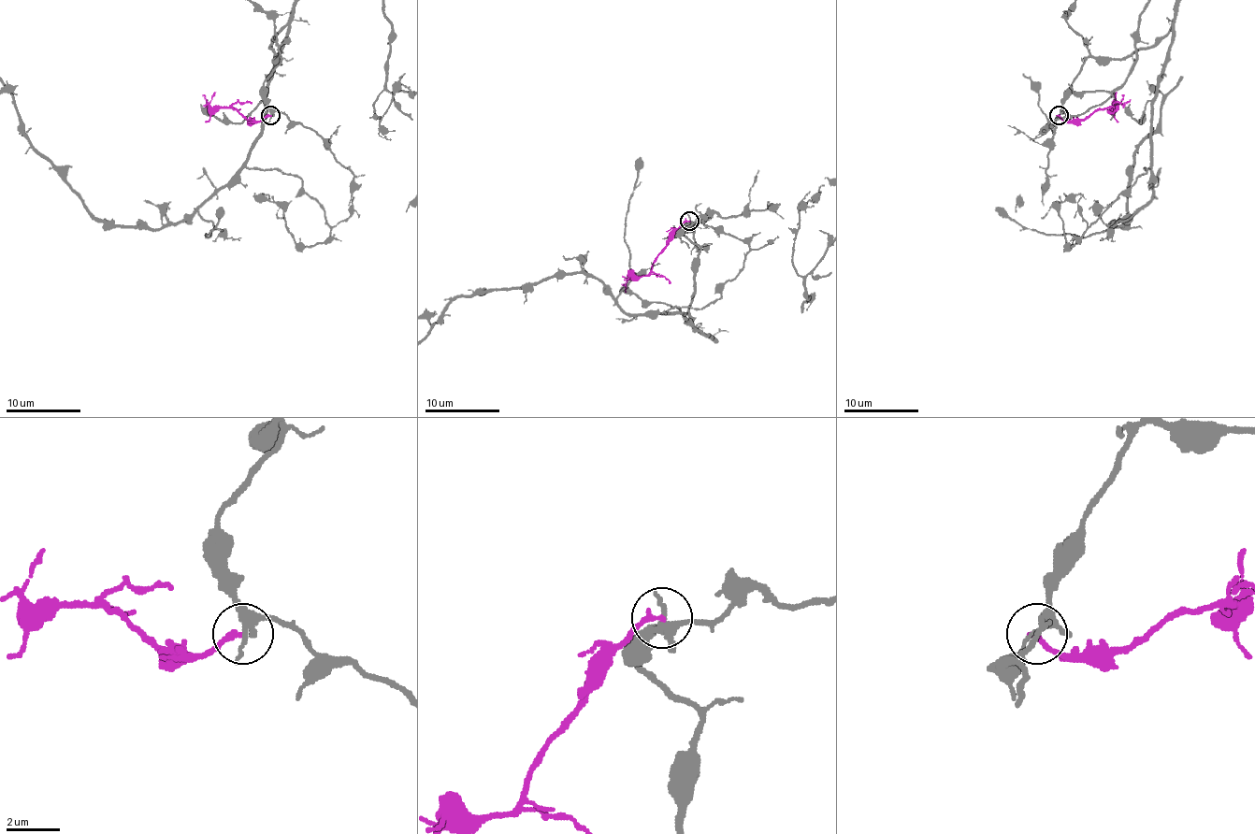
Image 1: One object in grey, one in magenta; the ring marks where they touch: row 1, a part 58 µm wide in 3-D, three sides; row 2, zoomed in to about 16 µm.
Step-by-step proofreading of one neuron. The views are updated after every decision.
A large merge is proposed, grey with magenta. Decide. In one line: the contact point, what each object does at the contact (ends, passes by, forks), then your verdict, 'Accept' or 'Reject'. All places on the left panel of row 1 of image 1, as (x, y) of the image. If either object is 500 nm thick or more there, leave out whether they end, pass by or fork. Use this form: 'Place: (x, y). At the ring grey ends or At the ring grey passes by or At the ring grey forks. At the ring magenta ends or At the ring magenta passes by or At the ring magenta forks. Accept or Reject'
Place: (270, 115). At the ring grey forks. At the ring magenta ends. Reject

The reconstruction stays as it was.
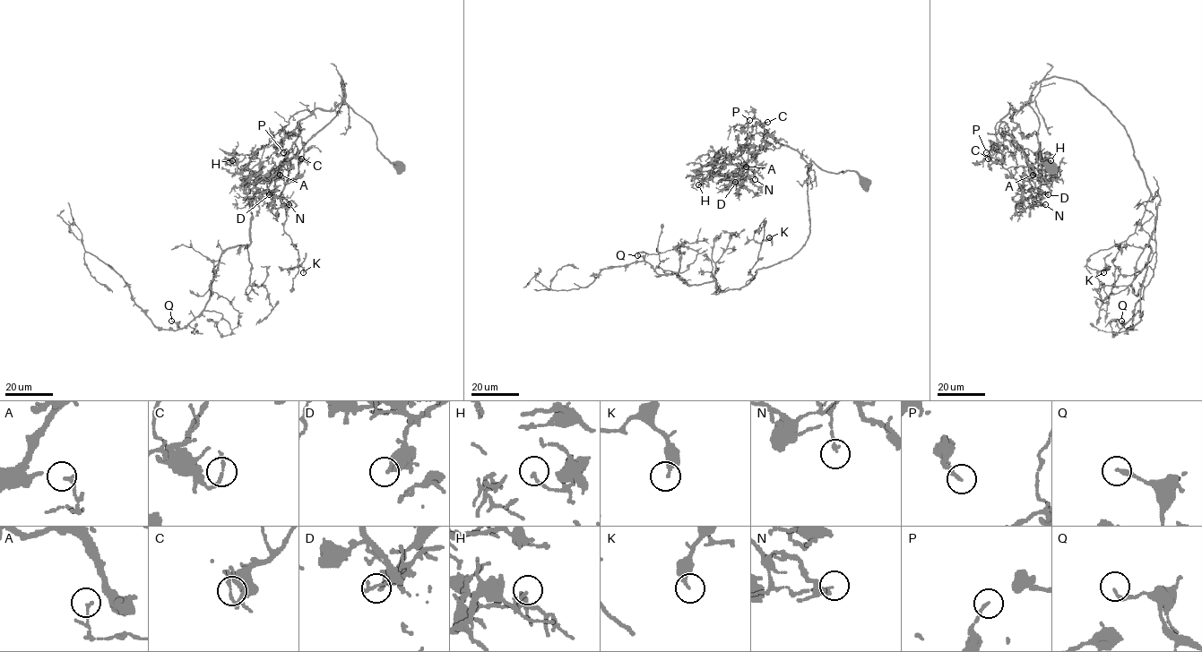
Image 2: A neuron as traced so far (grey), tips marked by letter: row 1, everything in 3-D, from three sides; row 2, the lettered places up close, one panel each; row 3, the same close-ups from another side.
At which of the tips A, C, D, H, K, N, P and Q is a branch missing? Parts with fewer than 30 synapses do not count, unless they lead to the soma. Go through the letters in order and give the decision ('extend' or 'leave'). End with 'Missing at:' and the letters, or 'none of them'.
A: leave
C: leave
D: leave
H: leave
K: leave
N: leave
P: leave
Q: leave
Missing at: none of them

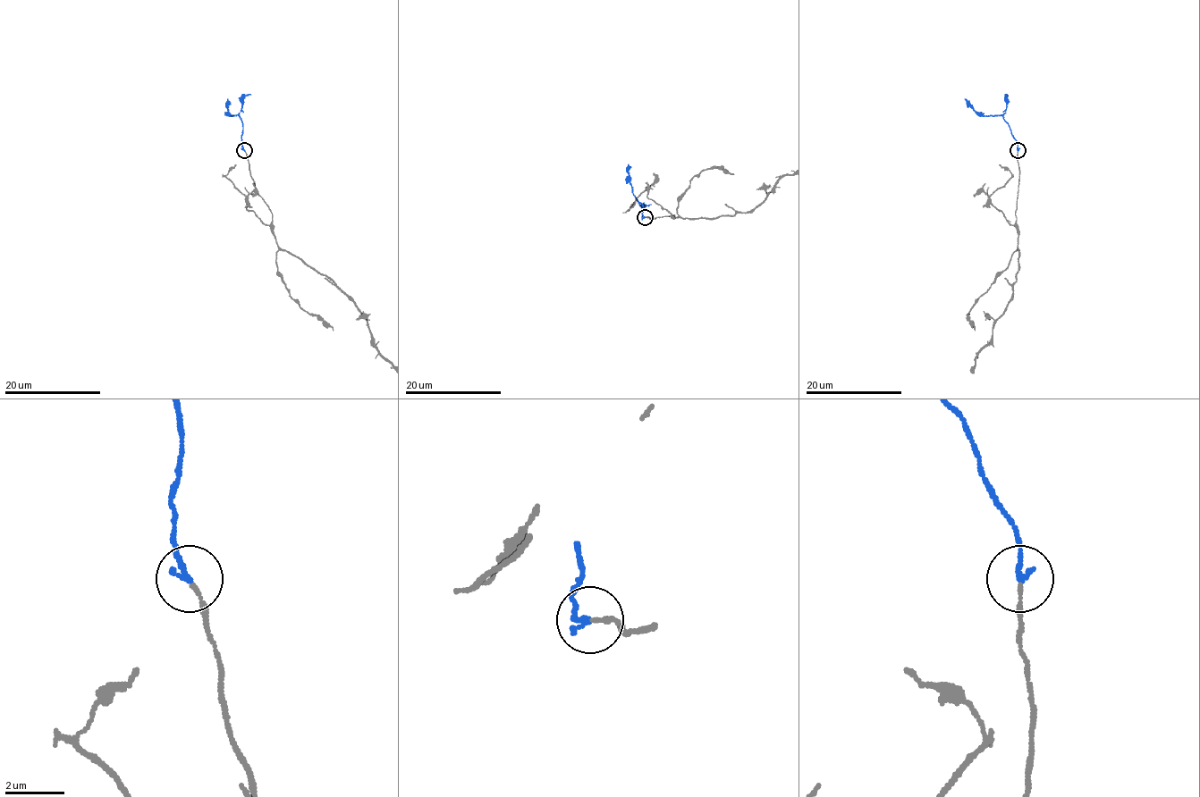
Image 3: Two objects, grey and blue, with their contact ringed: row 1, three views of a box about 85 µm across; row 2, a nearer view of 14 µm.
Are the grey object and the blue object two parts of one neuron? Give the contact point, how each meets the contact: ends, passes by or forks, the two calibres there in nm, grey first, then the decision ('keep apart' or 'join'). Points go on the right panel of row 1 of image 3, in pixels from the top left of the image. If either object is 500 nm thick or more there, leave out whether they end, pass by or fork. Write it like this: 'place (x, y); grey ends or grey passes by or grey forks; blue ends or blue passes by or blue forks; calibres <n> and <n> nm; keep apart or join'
place (1018, 150); grey ends; blue ends; calibres 130 and 220 nm; join

